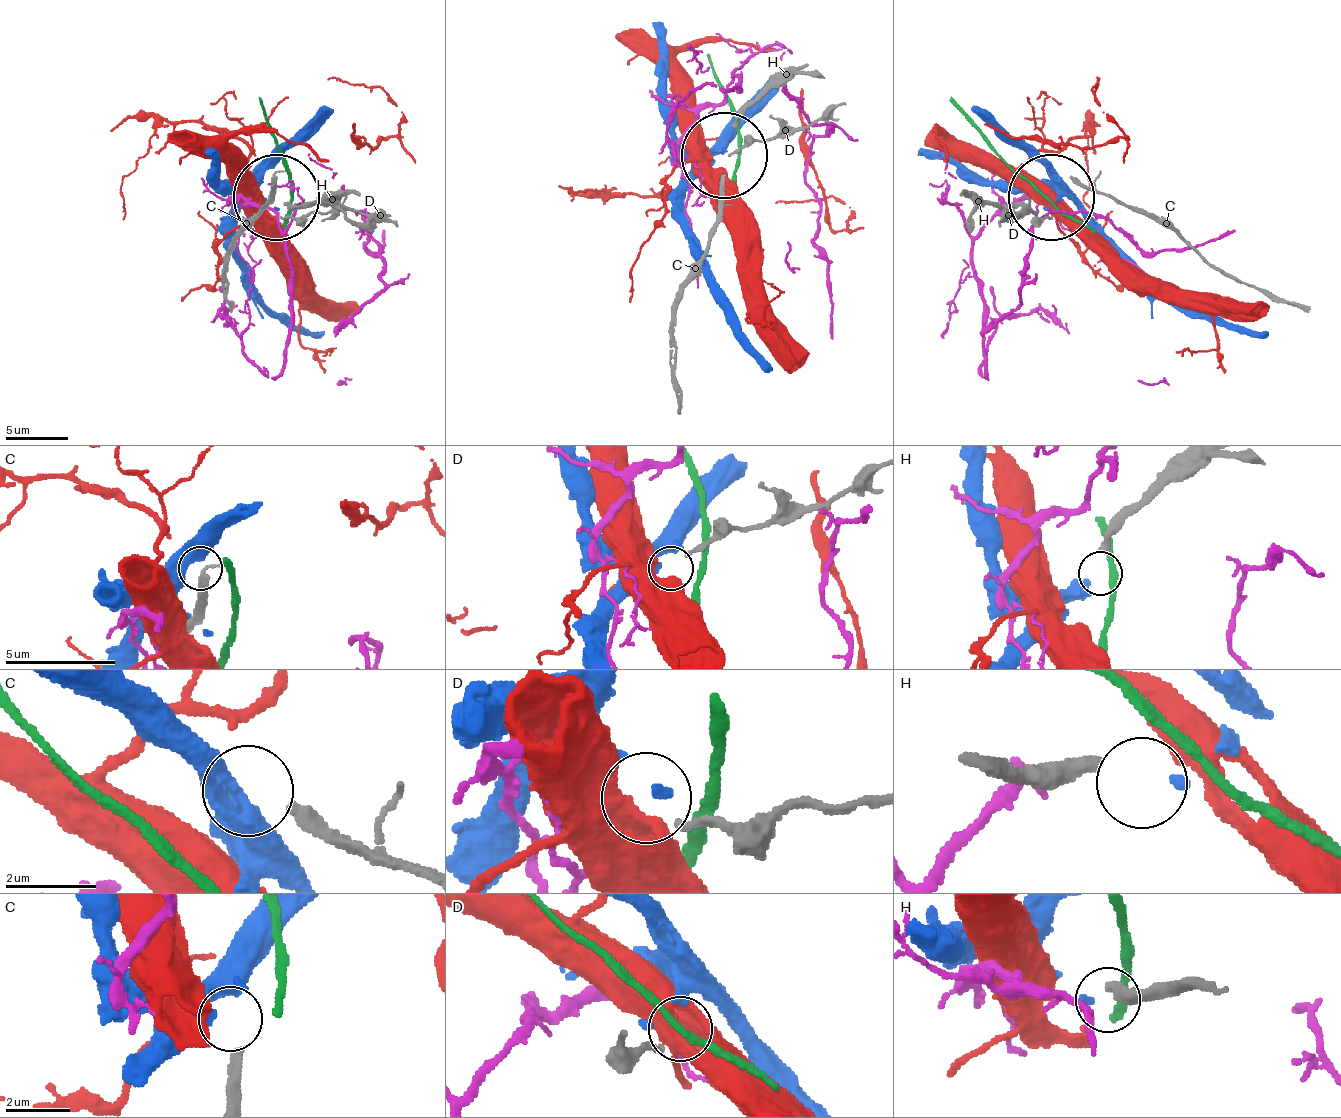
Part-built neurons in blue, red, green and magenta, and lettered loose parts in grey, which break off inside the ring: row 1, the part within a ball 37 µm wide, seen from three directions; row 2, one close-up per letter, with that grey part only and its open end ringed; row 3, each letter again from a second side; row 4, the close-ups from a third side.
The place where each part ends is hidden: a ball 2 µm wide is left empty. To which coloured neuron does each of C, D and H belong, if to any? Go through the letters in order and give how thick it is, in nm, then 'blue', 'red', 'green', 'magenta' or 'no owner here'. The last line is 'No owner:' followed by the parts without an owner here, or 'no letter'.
C: 280 nm thick; no owner here
D: 170 nm thick; no owner here
H: 340 nm thick; blue
No owner: C, D

